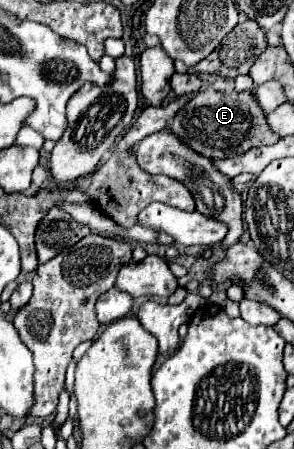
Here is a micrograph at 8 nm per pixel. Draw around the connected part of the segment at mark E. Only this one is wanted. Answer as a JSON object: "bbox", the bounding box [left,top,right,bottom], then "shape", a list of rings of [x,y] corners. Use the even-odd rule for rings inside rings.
{"bbox":[168,88,278,158],"shape":[[[212,88],[198,92],[184,108],[180,108],[180,112],[168,124],[168,130],[180,136],[188,148],[208,158],[236,156],[254,146],[274,144],[278,140],[278,136],[268,128],[266,116],[250,92],[216,92]]]}

